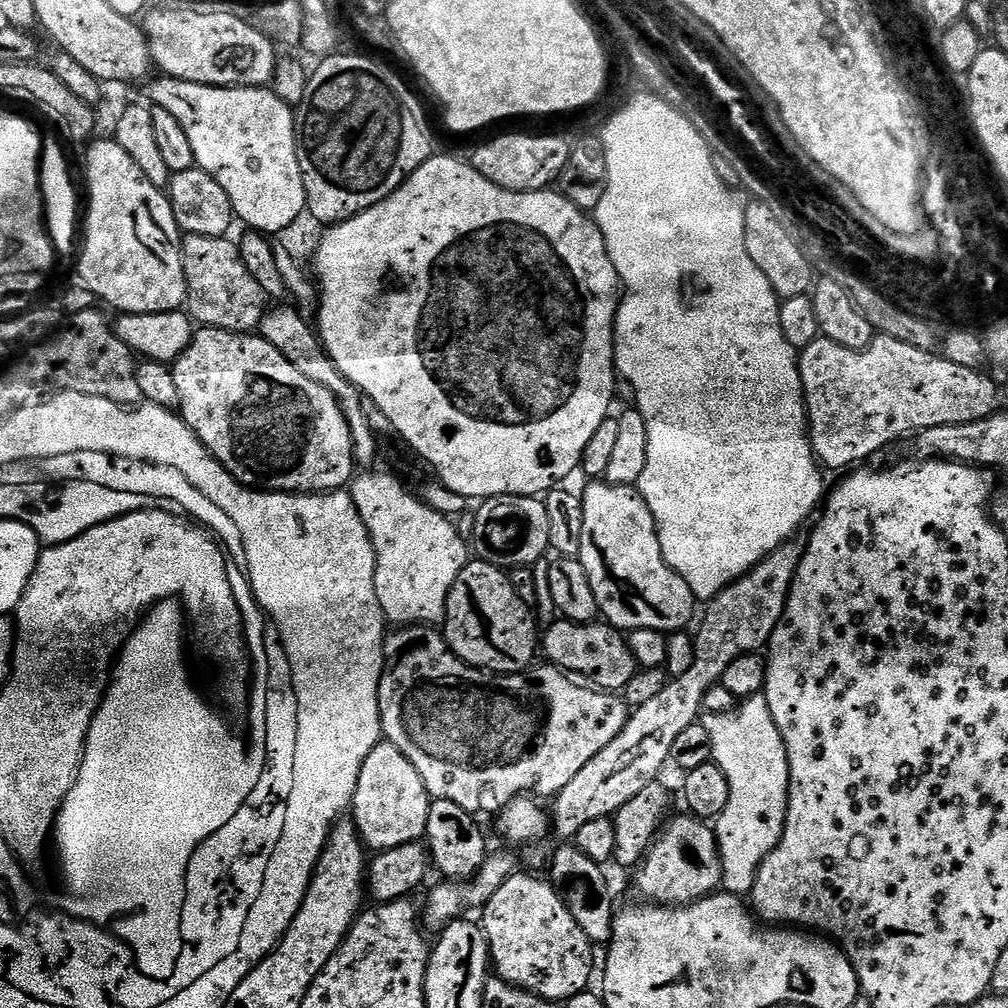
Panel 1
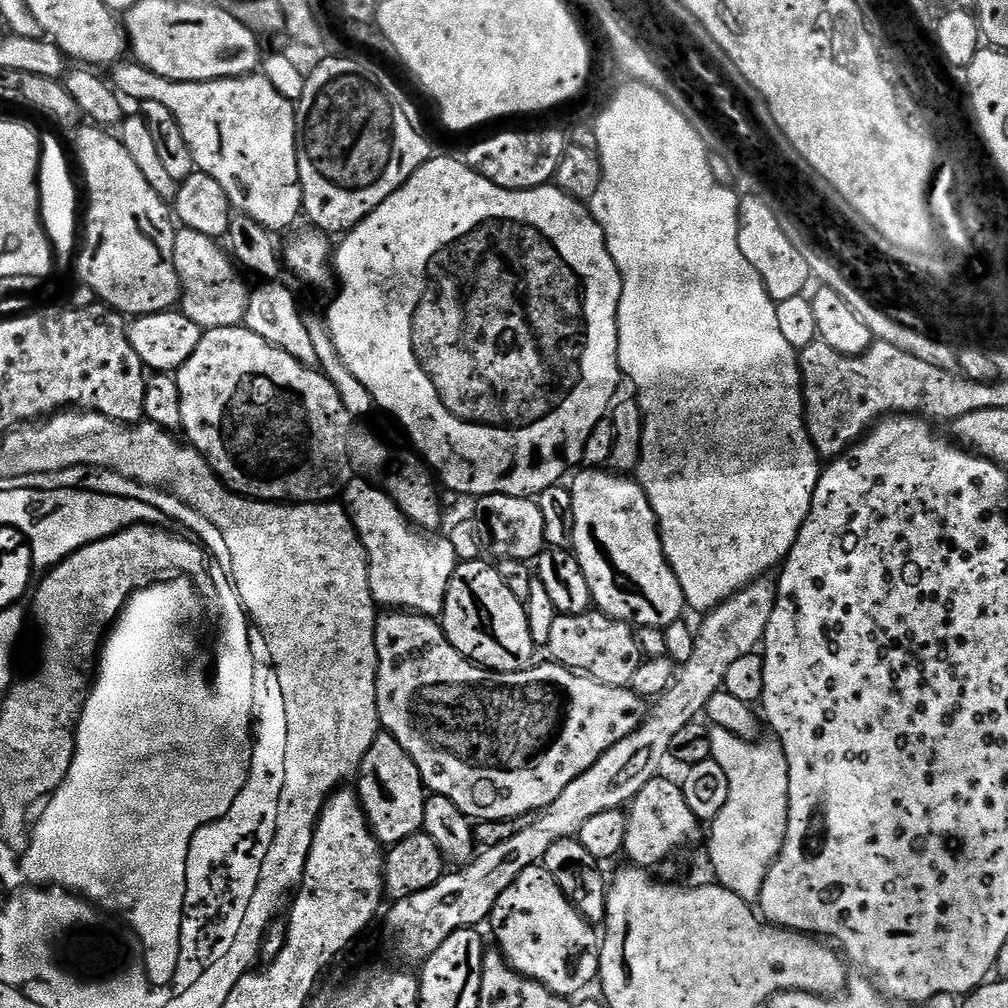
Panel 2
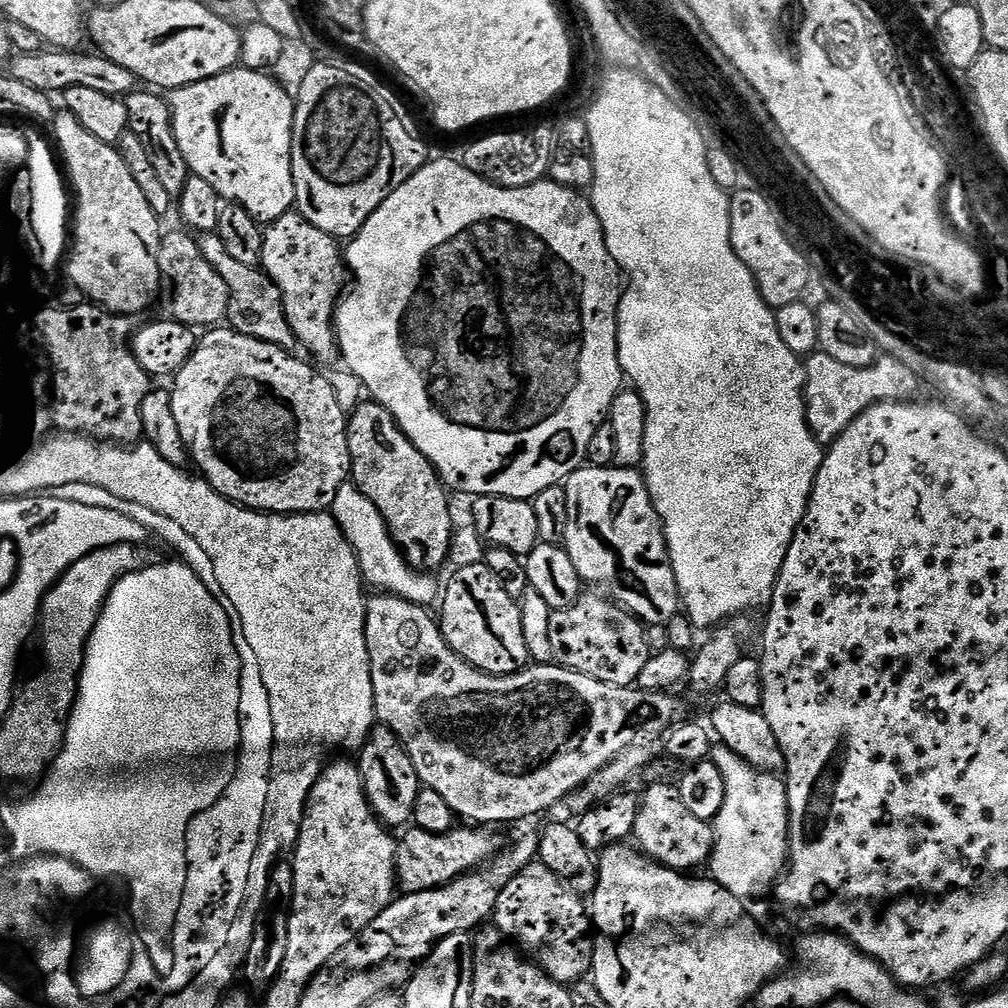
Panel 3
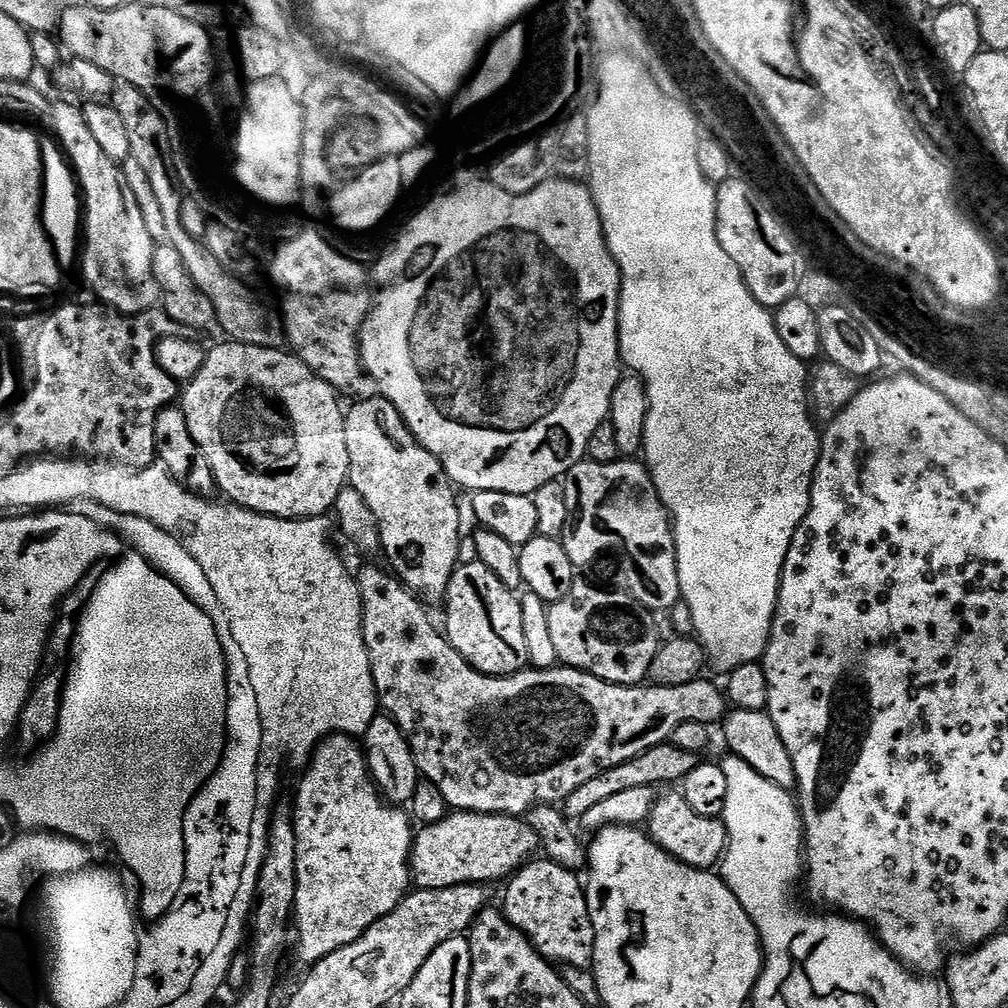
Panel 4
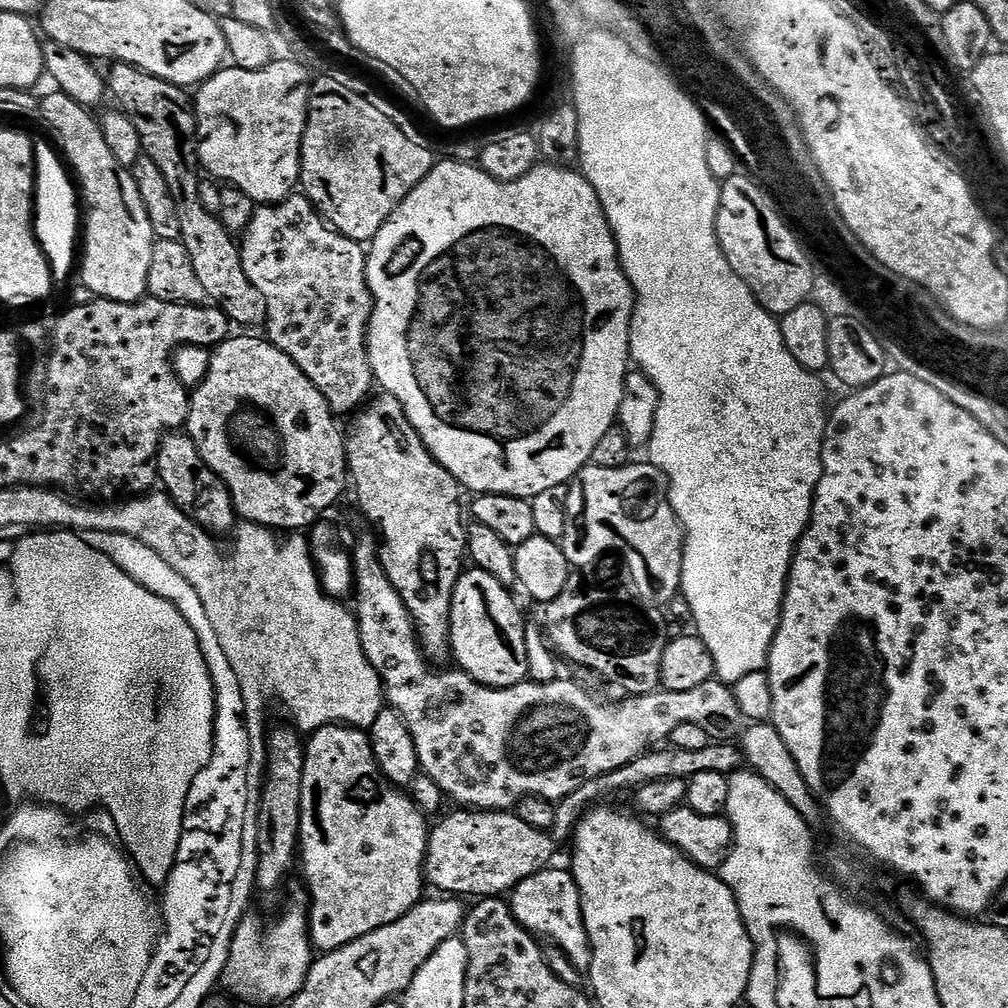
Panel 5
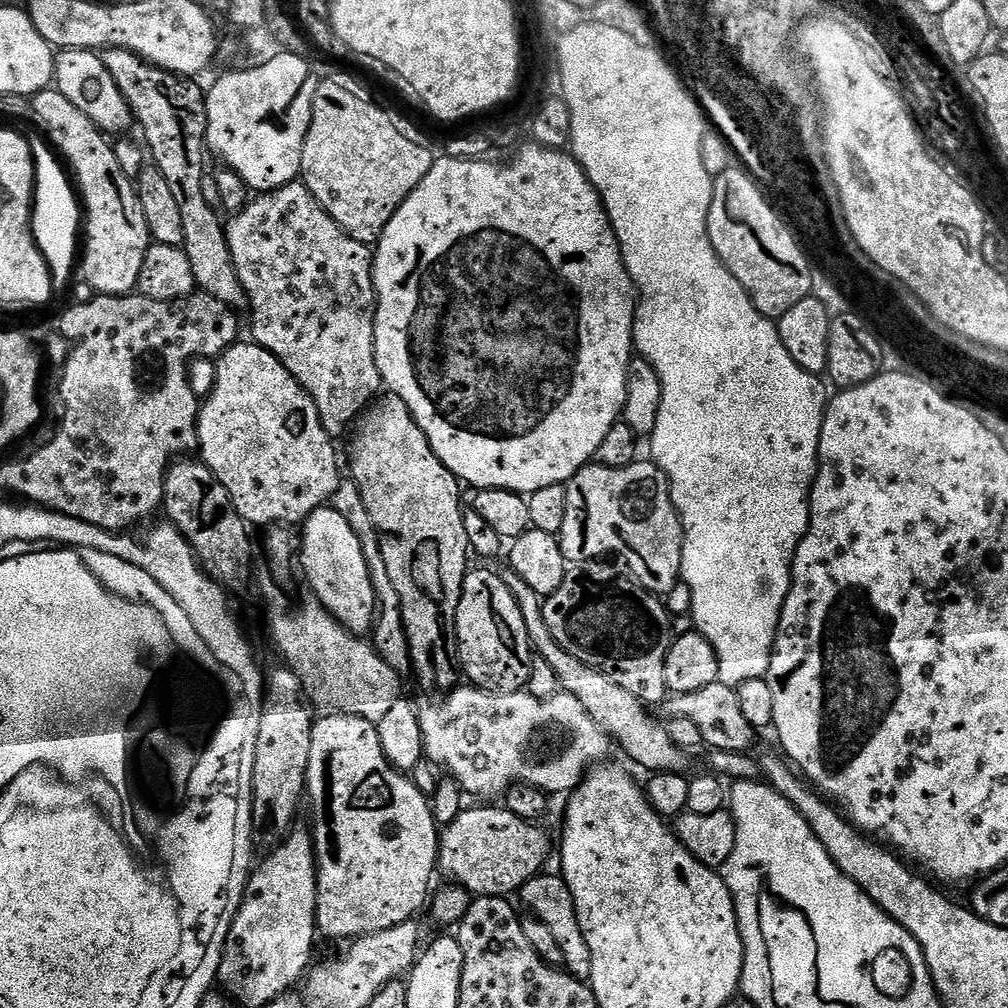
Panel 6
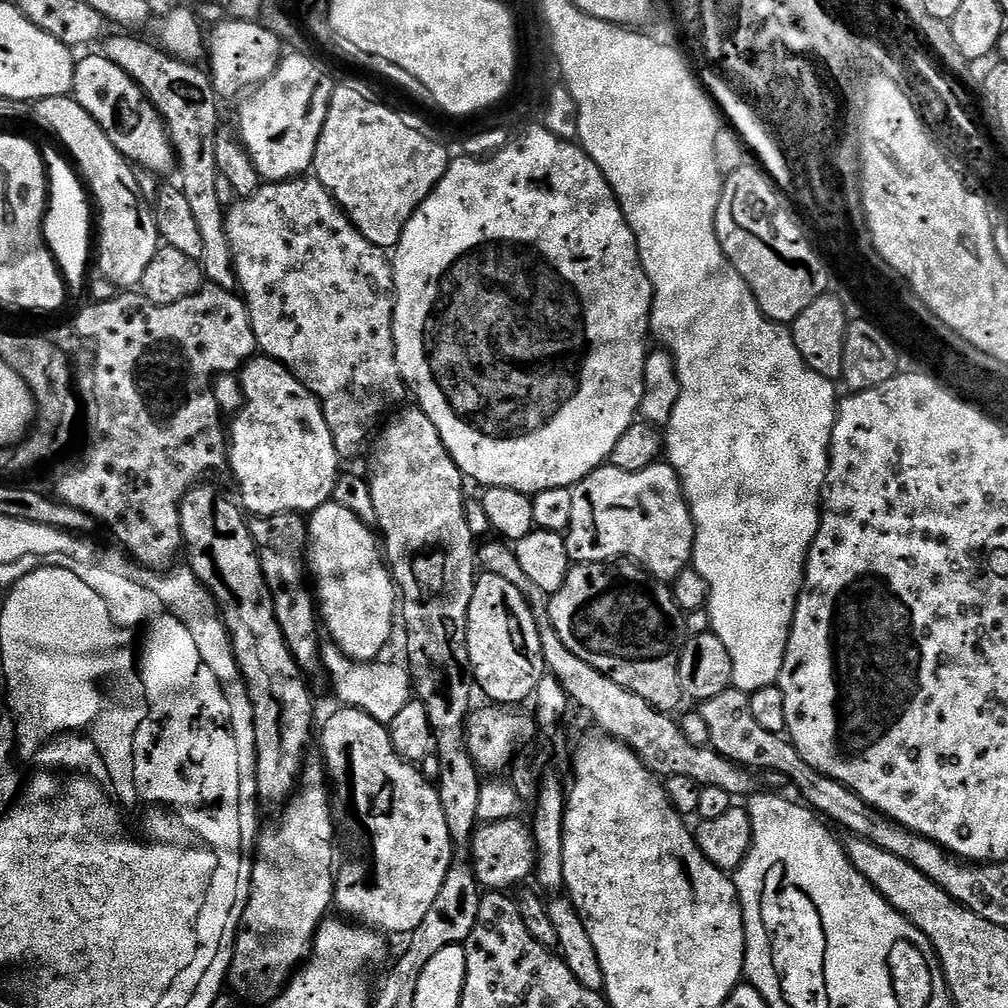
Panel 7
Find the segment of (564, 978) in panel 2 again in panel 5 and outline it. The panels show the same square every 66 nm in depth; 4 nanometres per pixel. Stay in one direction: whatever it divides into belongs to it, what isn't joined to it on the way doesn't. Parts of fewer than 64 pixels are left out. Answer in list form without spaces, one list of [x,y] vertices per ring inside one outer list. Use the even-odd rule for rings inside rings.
[[[549,866],[540,873],[531,874],[524,881],[518,882],[510,892],[510,907],[517,922],[527,932],[551,942],[564,952],[566,958],[578,971],[587,973],[592,966],[592,947],[586,934],[586,922],[582,914],[582,898],[567,867]]]

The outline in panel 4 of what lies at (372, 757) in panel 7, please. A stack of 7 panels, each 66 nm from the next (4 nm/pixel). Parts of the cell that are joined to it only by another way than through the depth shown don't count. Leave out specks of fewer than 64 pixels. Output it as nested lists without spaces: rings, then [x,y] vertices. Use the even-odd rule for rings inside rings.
[[[337,734],[322,740],[313,751],[306,771],[294,803],[298,870],[294,936],[300,939],[301,962],[311,966],[334,954],[334,950],[354,943],[367,928],[389,916],[409,895],[413,883],[409,860],[414,827],[403,807],[393,806],[381,797],[368,771],[364,749],[353,737]]]

